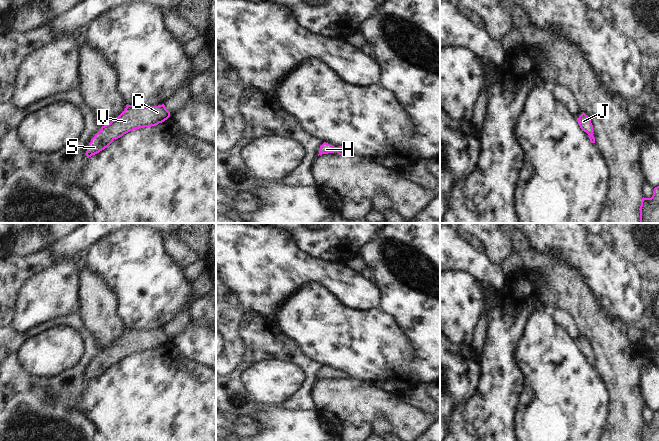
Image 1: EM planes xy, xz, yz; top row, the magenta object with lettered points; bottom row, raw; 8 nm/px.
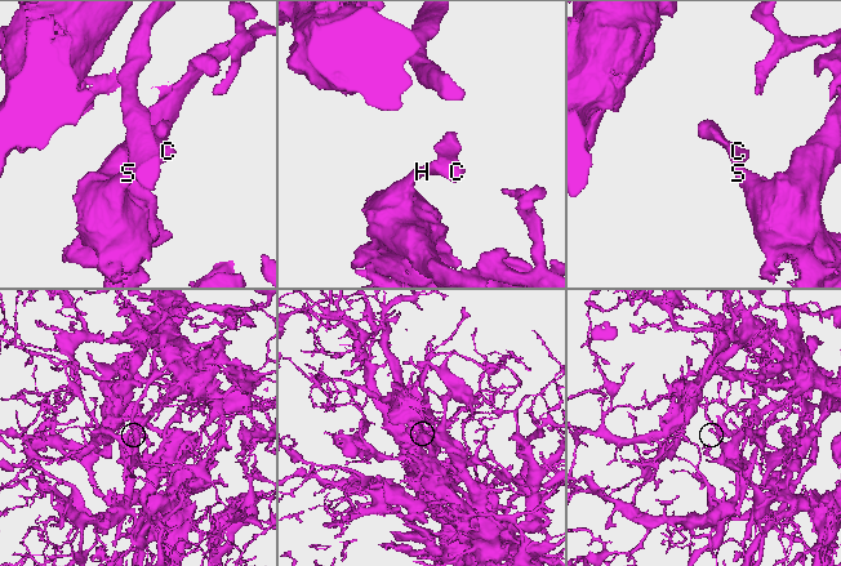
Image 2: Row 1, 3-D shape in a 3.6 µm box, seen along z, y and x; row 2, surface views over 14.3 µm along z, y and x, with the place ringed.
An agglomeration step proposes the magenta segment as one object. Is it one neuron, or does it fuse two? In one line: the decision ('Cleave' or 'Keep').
Keep

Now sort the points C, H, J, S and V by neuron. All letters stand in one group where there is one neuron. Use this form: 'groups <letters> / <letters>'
groups C H J S V

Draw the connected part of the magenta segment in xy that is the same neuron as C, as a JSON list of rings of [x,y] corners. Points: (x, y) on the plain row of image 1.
[[[126,329],[125,334],[91,363],[86,375],[87,382],[107,372],[114,363],[139,352],[156,350],[170,341],[165,329],[153,331]]]

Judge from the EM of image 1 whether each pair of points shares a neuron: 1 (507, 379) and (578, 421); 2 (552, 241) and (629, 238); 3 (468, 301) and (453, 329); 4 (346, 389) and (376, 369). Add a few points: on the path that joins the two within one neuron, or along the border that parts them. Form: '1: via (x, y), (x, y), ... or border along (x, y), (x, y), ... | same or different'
1: border along (516, 365), (523, 378), (523, 390), (516, 411) | different
2: border along (612, 248), (620, 256), (632, 262) | different
3: via (461, 308), (457, 312), (457, 322) | same
4: border along (352, 378), (368, 381), (380, 388) | different

